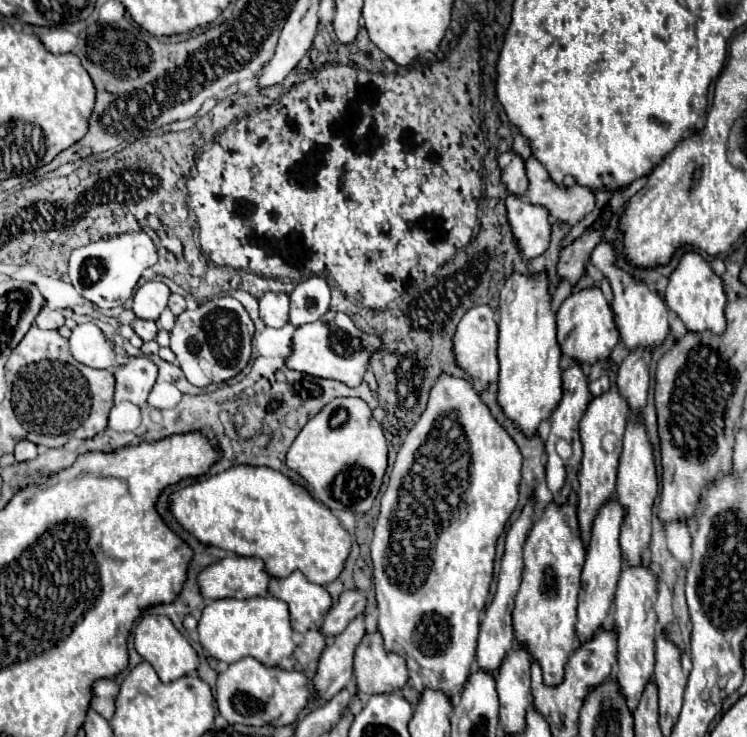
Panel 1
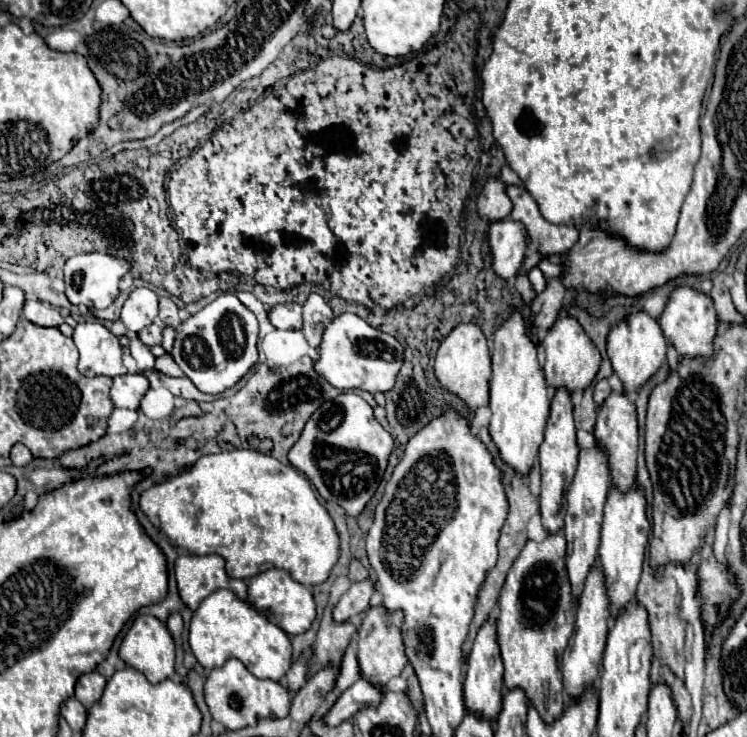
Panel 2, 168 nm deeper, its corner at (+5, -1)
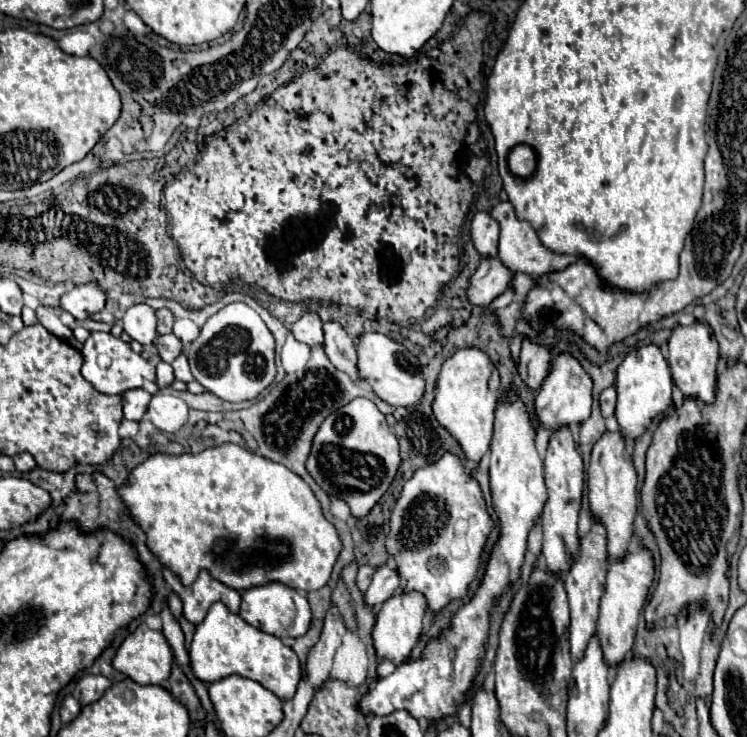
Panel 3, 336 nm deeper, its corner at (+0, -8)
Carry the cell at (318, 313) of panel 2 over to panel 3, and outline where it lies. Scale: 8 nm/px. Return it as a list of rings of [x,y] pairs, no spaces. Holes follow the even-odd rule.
[[[328,320],[322,326],[324,330],[324,352],[328,360],[342,372],[346,372],[354,382],[360,382],[358,372],[356,372],[356,350],[354,350],[354,340],[346,334],[346,330],[334,322]]]

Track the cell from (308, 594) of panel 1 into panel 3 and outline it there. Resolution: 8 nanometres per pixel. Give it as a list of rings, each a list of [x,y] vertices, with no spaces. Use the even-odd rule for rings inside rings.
[[[268,582],[262,586],[254,586],[248,588],[242,594],[242,606],[238,612],[248,624],[278,636],[278,638],[300,638],[308,632],[310,628],[310,620],[312,620],[312,612],[310,612],[310,604],[306,600],[306,596],[282,582]]]

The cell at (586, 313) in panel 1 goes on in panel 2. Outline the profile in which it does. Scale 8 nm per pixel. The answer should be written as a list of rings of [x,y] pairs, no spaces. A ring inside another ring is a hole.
[[[563,317],[559,319],[545,335],[545,339],[541,341],[543,349],[545,349],[545,363],[543,363],[543,373],[547,379],[547,385],[553,389],[563,387],[569,393],[575,391],[585,391],[591,381],[597,375],[599,363],[601,363],[601,355],[597,351],[597,347],[591,343],[591,339],[585,335],[583,327],[571,319],[571,317]]]

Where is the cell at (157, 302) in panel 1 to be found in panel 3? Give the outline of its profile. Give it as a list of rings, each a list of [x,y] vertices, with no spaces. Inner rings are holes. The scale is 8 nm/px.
[[[134,304],[126,310],[124,318],[124,332],[130,334],[132,340],[140,344],[152,344],[158,336],[156,332],[156,310],[148,304]]]

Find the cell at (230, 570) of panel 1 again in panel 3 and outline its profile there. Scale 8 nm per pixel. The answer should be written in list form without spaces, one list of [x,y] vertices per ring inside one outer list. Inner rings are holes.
[[[164,568],[163,577],[170,588],[182,598],[183,616],[188,618],[192,624],[200,624],[210,604],[218,600],[224,602],[232,612],[240,610],[240,602],[242,602],[240,592],[214,580],[208,570],[202,570],[190,586],[184,586],[180,578],[168,568]]]

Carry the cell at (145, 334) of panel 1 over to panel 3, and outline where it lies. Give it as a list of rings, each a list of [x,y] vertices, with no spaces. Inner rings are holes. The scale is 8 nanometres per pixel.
[[[164,334],[164,336],[158,336],[156,348],[164,362],[172,362],[182,352],[182,342],[174,334]]]

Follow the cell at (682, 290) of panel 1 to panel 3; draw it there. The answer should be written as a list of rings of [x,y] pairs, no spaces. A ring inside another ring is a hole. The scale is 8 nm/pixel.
[[[696,320],[690,326],[674,326],[672,336],[668,340],[668,364],[672,370],[674,384],[682,390],[684,396],[696,396],[704,402],[714,400],[714,386],[716,386],[716,364],[718,364],[718,342],[712,336],[708,322]]]

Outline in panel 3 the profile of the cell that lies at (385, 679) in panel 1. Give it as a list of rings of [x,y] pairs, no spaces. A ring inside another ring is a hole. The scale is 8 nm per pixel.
[[[398,592],[390,600],[386,600],[380,606],[380,612],[376,614],[376,624],[372,630],[372,640],[378,660],[390,660],[396,666],[406,662],[410,658],[412,648],[418,642],[424,614],[426,614],[424,596],[420,596],[418,592]]]

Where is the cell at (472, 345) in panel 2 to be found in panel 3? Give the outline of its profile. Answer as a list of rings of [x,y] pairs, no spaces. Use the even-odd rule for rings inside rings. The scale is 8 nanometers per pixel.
[[[460,348],[442,364],[440,376],[436,380],[438,392],[432,410],[440,424],[444,424],[444,428],[448,428],[452,436],[456,436],[468,460],[480,460],[490,448],[498,386],[498,370],[490,362],[488,354],[484,354],[480,348]]]

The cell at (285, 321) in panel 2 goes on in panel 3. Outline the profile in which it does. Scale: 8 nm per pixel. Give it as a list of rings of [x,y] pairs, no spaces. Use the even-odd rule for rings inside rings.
[[[306,312],[300,320],[296,320],[290,326],[290,332],[294,334],[296,340],[308,344],[308,346],[316,346],[322,344],[322,332],[320,332],[320,316],[316,312]]]

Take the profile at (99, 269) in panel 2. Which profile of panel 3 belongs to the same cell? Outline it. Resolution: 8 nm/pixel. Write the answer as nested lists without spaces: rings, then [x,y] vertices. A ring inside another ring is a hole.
[[[92,280],[86,284],[74,286],[70,292],[66,292],[60,300],[60,306],[70,312],[74,318],[84,320],[96,312],[102,312],[106,306],[106,292],[102,286]]]

